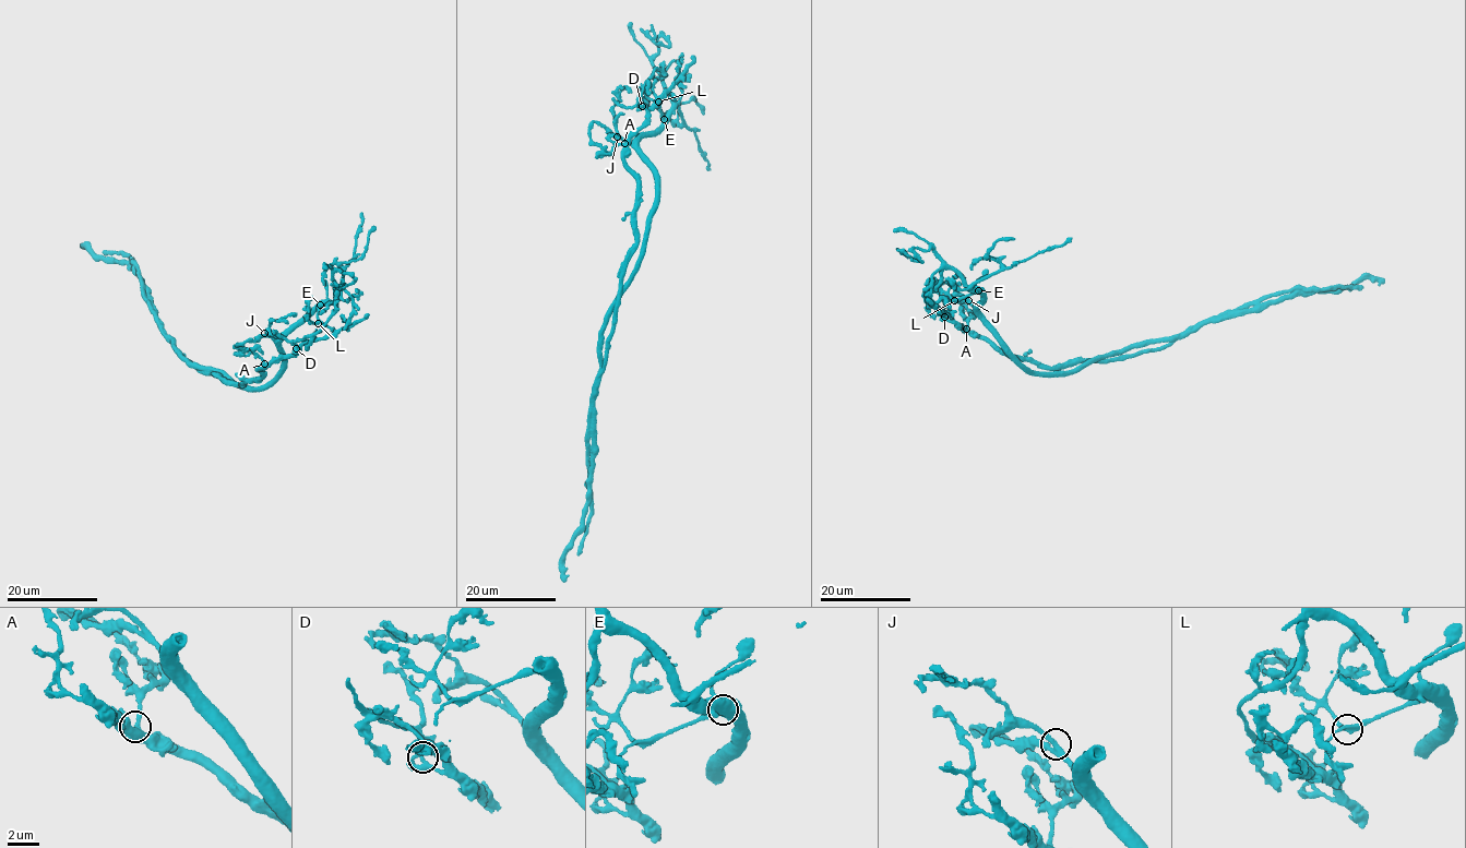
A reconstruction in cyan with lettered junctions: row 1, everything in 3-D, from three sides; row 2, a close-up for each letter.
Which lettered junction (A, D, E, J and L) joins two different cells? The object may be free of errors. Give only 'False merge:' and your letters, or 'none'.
False merge: D

